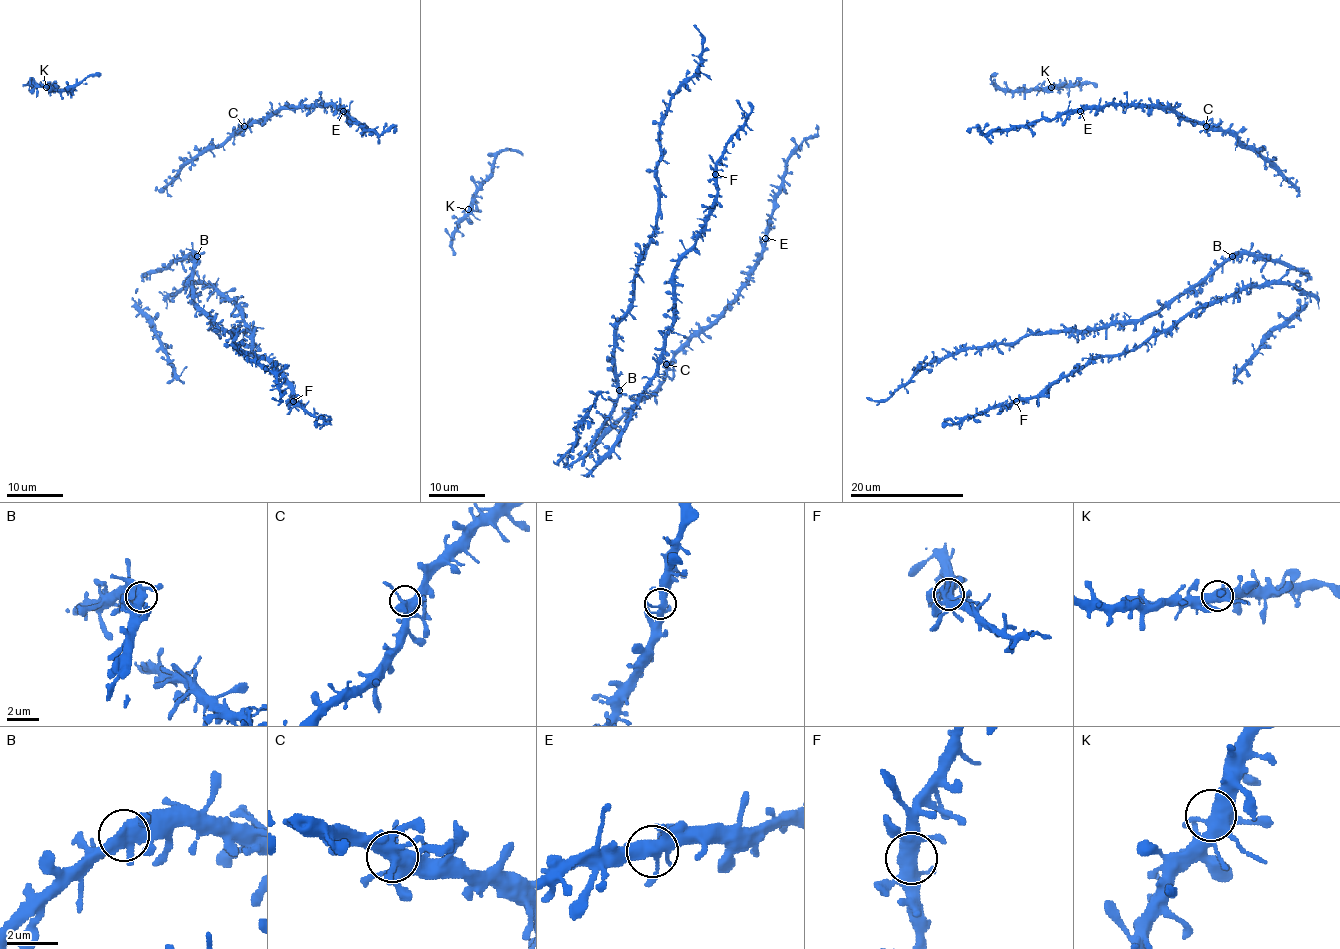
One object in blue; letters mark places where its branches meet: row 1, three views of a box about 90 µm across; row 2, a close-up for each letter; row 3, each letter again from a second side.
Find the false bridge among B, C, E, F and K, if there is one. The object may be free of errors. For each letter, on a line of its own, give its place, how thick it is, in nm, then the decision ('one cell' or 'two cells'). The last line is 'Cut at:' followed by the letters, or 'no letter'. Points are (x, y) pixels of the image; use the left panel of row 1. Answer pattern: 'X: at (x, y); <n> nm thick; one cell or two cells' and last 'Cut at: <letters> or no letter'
B: at (197, 256); 440 nm thick; one cell
C: at (244, 126); 480 nm thick; one cell
E: at (343, 111); 400 nm thick; one cell
F: at (293, 401); 400 nm thick; one cell
K: at (46, 87); 550 nm thick; one cell
Cut at: no letter

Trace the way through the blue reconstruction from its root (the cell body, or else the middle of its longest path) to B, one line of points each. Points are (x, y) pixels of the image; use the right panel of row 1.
B: (1281, 254), (1274, 259), (1260, 259), (1245, 254), (1231, 257)

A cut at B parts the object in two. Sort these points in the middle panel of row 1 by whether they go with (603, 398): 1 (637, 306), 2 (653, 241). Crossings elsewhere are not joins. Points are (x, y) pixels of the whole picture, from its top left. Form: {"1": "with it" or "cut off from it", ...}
{"1": "cut off from it", "2": "cut off from it"}

